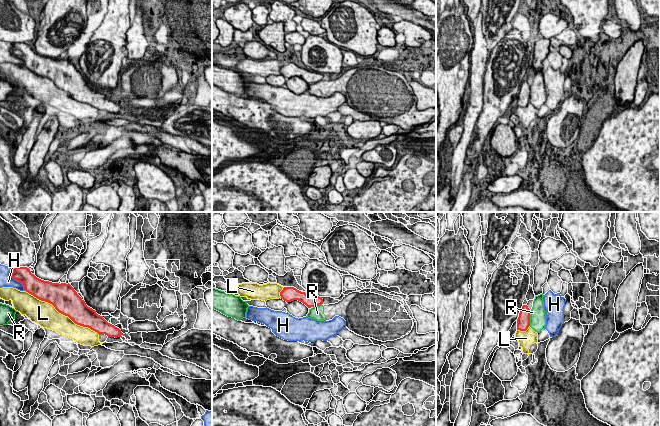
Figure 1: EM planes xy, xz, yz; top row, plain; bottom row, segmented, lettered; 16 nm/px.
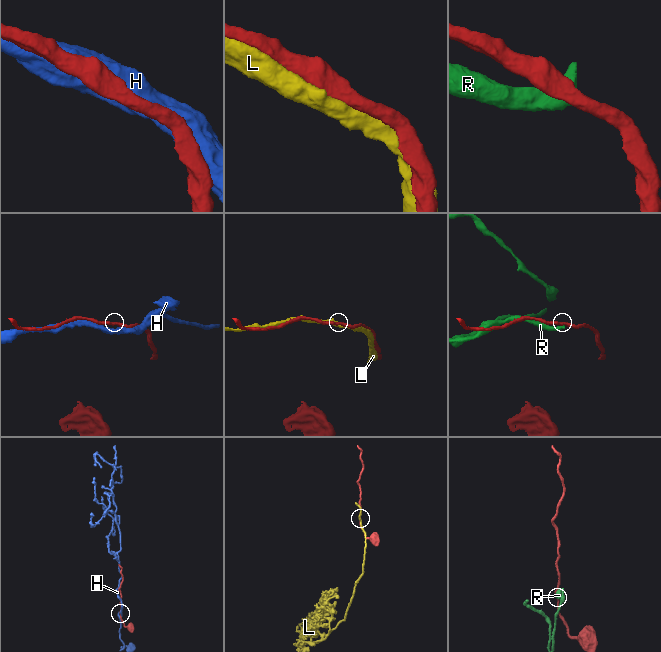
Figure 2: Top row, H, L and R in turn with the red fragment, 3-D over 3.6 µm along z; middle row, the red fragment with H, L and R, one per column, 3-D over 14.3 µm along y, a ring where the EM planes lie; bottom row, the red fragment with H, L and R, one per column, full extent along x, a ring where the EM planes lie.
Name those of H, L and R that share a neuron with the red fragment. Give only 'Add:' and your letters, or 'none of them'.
Add: none of them

